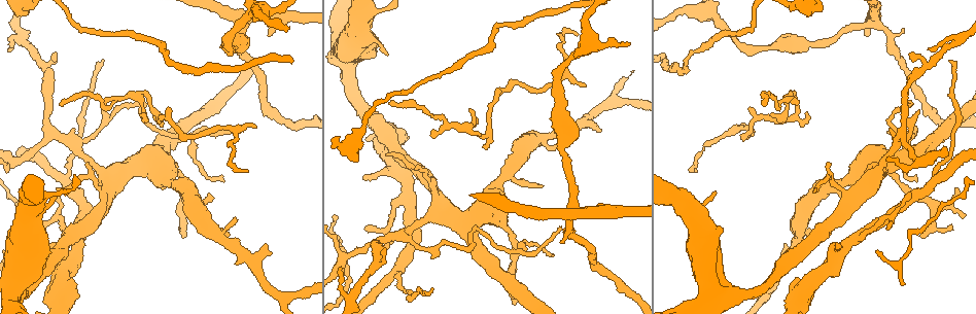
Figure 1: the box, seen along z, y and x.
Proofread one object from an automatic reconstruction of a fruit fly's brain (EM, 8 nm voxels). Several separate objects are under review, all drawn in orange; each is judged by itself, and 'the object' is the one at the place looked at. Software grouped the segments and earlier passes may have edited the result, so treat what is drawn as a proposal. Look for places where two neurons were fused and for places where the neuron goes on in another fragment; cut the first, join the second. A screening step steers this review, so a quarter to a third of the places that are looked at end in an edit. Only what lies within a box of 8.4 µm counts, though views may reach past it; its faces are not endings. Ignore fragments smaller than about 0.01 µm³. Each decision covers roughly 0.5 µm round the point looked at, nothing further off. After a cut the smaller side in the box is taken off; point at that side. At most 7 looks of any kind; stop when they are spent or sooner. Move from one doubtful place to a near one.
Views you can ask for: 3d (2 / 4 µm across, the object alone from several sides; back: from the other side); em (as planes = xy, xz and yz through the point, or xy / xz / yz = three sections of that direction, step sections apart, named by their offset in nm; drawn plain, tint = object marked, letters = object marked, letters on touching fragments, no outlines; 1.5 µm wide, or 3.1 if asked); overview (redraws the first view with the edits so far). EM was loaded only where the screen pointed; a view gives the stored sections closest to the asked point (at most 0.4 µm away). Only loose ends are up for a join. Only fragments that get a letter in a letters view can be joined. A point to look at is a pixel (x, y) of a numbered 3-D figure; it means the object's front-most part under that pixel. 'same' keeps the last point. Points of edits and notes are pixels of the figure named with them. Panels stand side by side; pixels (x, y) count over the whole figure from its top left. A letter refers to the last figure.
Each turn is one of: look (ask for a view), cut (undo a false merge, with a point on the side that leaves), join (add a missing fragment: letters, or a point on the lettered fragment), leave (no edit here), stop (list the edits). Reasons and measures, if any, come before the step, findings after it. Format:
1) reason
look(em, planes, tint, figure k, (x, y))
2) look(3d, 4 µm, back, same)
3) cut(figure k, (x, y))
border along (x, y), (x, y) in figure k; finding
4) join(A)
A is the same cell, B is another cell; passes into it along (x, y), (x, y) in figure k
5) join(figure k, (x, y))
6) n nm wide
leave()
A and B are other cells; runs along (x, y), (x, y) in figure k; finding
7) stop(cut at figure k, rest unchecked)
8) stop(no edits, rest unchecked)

look(em, xy, step 8, tint, figure 1, (600, 130))

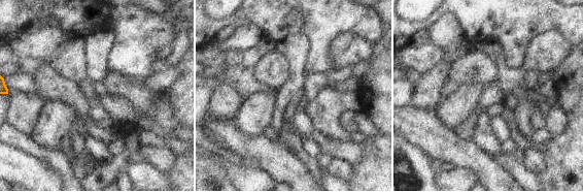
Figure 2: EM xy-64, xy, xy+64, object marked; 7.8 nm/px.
another direction
look(em, planes, letters, same)

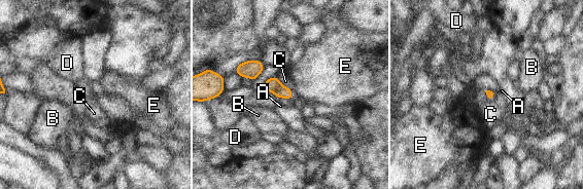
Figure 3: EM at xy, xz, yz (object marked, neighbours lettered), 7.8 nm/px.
leave()
A, B, C, D and E are other cells; border along (276, 76), (292, 91) in figure 3; none of them fits

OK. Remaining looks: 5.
branch stops here
look(em, planes, letters, figure 1, (577, 34))

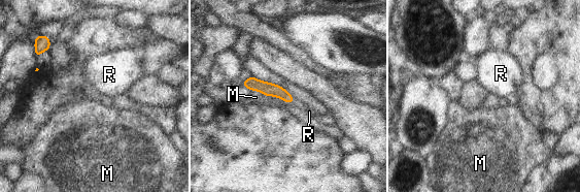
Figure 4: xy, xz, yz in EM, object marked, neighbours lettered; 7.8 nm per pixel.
leave()
M and R are other cells; border along (250, 90), (257, 90), (266, 95) in figure 4; no lettered fragment goes on from it

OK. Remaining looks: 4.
an open end
look(em, yz, step 4, letters, figure 1, (365, 175))

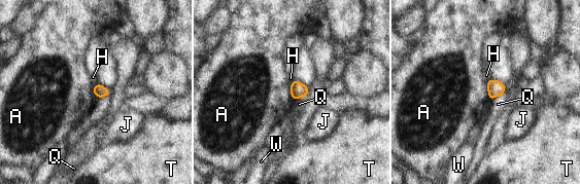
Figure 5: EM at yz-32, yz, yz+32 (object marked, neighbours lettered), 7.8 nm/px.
cut it another way
look(em, planes, letters, same)

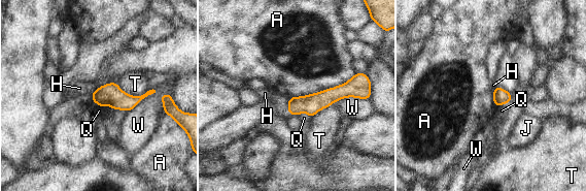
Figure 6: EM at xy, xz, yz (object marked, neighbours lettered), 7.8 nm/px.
120 nm wide
leave()
A, H, J, Q, T and W are other cells; border along (355, 73), (342, 84), (289, 98) in figure 6; none of them fits

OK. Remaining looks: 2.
stop(no edits, rest unchecked)

